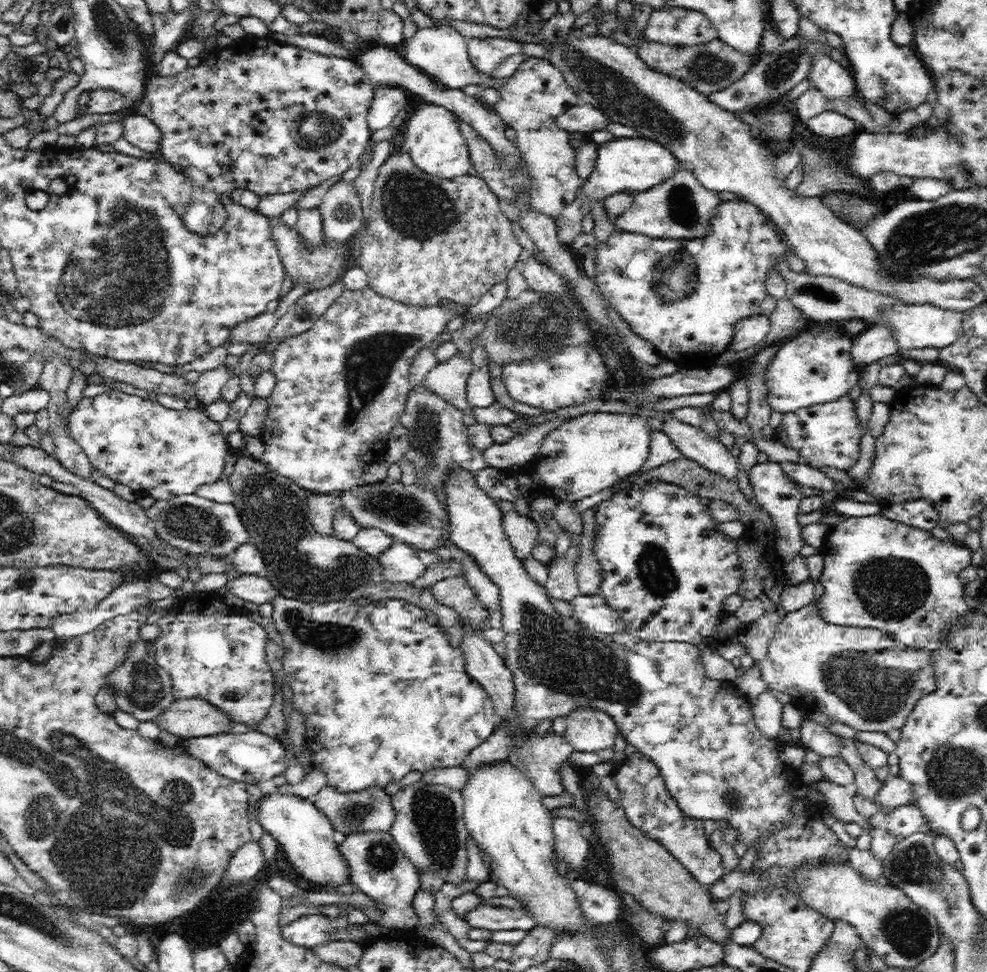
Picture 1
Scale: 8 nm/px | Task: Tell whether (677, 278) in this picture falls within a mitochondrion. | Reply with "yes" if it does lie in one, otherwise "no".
yes

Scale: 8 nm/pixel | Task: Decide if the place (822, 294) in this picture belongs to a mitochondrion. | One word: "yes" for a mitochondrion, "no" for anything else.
yes

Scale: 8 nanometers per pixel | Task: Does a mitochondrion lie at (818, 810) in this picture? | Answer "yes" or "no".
no

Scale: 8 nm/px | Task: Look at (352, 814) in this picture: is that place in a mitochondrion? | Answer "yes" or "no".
yes

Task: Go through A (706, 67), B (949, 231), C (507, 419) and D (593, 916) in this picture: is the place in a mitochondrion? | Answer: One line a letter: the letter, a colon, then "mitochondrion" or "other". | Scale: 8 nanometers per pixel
A: mitochondrion
B: mitochondrion
C: other
D: other

